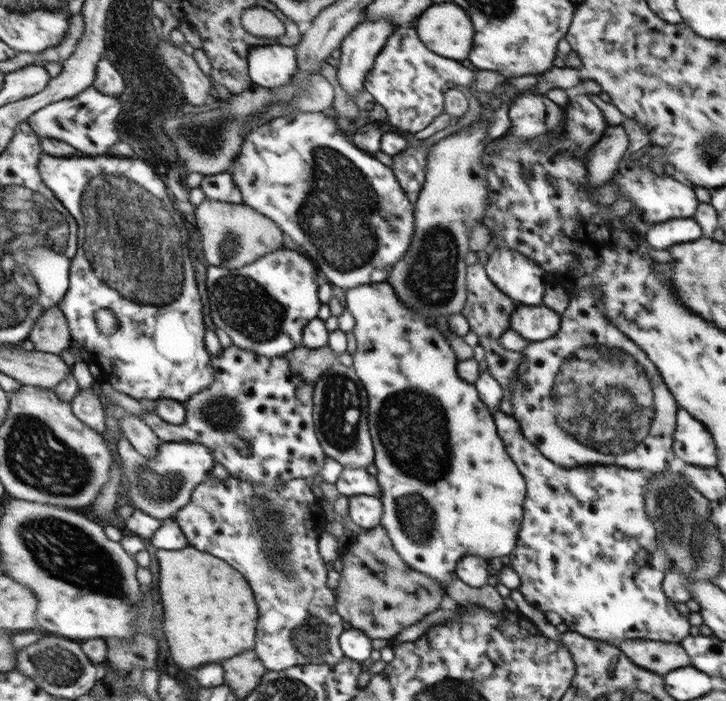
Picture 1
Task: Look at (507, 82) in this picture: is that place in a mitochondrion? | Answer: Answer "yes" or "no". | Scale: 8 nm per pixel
no

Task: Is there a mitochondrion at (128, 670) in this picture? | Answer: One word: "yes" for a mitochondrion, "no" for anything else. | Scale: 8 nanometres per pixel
no

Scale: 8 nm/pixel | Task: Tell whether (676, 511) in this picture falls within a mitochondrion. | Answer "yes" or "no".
yes

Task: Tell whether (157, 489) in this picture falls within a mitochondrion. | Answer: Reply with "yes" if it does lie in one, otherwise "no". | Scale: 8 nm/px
yes

